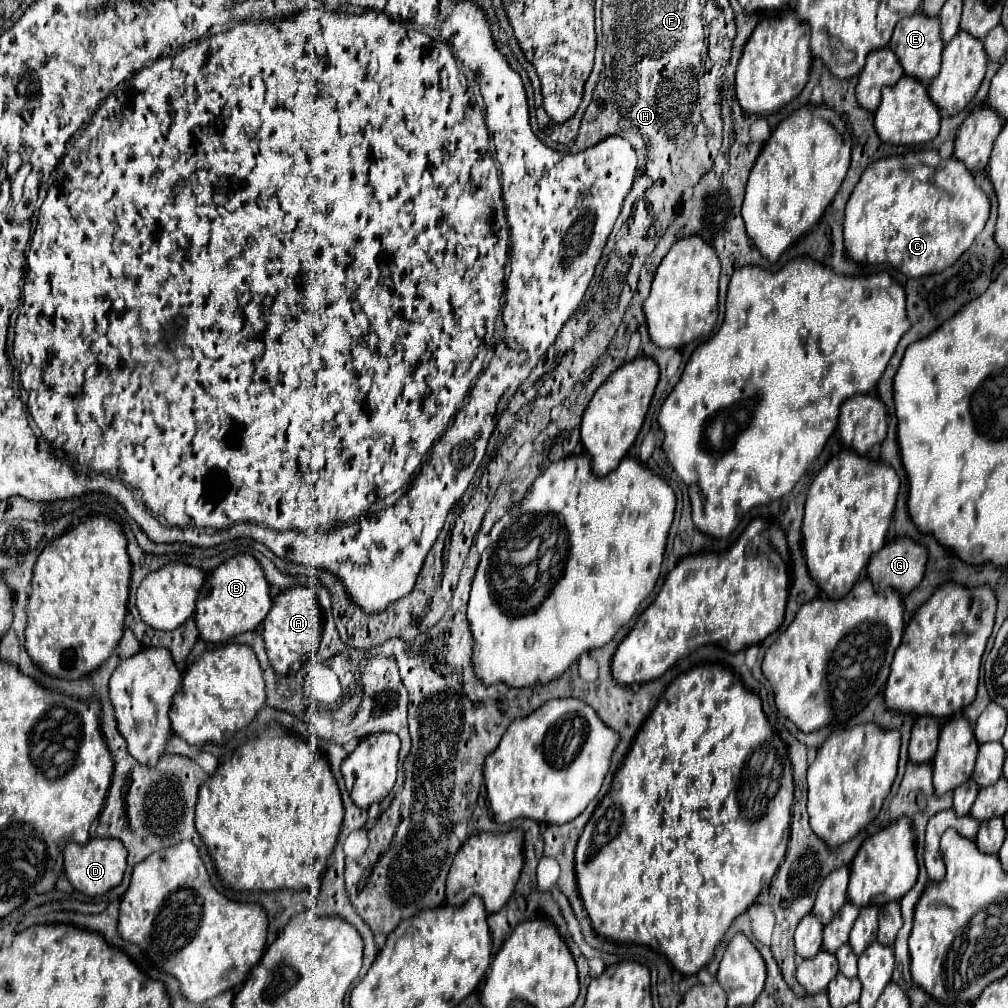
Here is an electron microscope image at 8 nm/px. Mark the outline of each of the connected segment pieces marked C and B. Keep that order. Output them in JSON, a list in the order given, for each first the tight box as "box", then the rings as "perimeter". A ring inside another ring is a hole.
[{"box":[845,150,991,278],"perimeter":[[[925,150],[925,152],[907,152],[903,156],[889,156],[889,158],[881,158],[873,164],[869,164],[865,168],[865,172],[861,174],[849,202],[845,208],[845,248],[851,260],[861,262],[861,264],[891,264],[895,270],[903,272],[905,276],[913,276],[913,278],[921,278],[921,276],[929,276],[933,272],[941,272],[949,266],[955,264],[955,260],[969,250],[969,246],[973,244],[973,240],[977,238],[977,234],[983,230],[987,218],[989,218],[989,210],[991,210],[991,202],[987,198],[987,194],[975,184],[971,172],[965,168],[963,162],[955,160],[955,158],[941,158],[937,150]]]},{"box":[195,554,269,642],"perimeter":[[[235,554],[207,574],[207,580],[197,598],[195,622],[205,642],[227,642],[237,634],[255,630],[265,620],[269,608],[269,584],[261,572],[261,566],[251,554]]]}]

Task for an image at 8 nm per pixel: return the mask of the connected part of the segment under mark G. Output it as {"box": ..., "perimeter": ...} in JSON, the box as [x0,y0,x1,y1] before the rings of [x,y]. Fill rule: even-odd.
{"box":[867,540,927,594],"perimeter":[[[895,540],[885,544],[885,548],[869,560],[867,572],[877,590],[891,586],[901,590],[901,594],[909,594],[923,580],[925,564],[927,548],[923,544],[913,540]]]}

